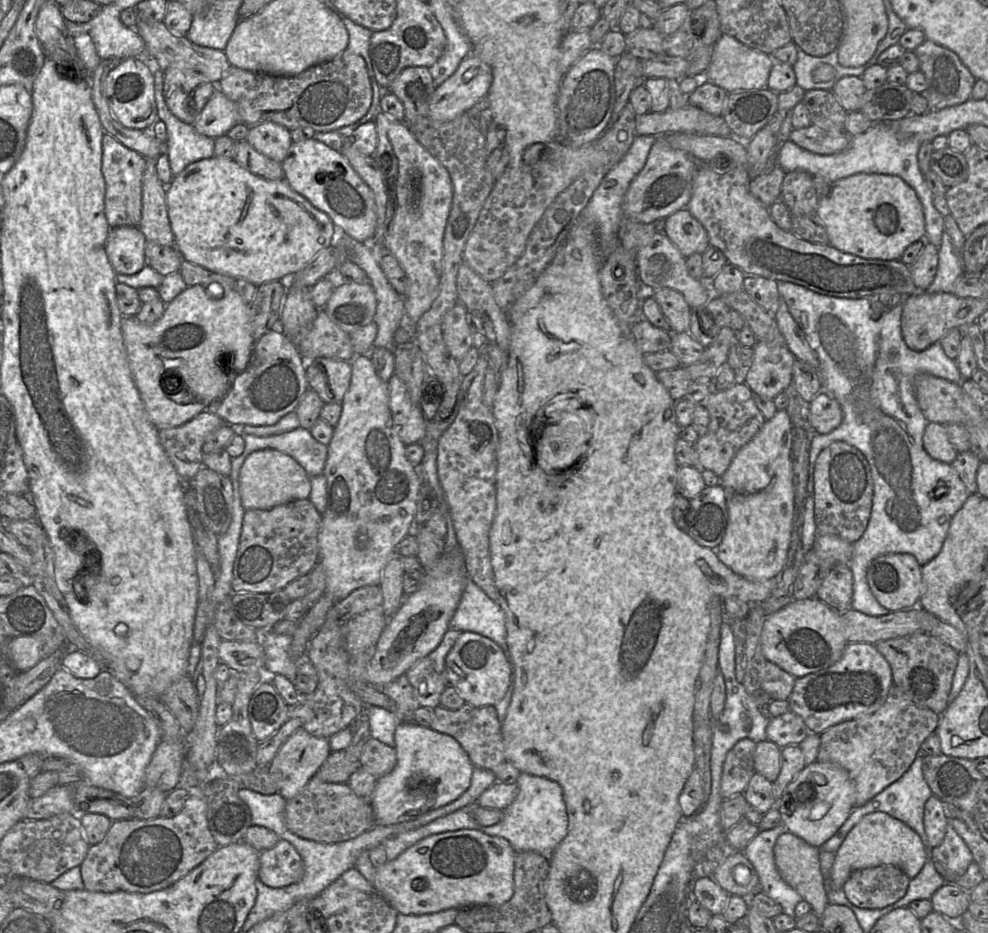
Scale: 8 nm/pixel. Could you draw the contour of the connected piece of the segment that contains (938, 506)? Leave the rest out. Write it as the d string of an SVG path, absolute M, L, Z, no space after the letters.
M780 281L778 291L788 311L804 332L808 344L817 354L818 373L823 391L839 402L843 412L843 420L837 428L826 434L817 434L812 439L808 480L810 469L814 470L821 451L836 441L844 441L856 447L871 467L871 514L864 533L852 544L852 556L849 561L853 576L851 608L869 616L882 616L890 612L879 604L868 585L867 570L871 561L884 554L907 553L913 555L918 563L924 566L941 551L953 516L970 495L952 464L933 459L923 447L923 435L929 421L916 400L914 377L918 373L929 373L956 384L960 384L964 379L956 361L945 354L940 341L923 351L914 351L907 346L901 331L905 301L884 314L878 314L872 310L870 299L867 298L831 297L794 283Z

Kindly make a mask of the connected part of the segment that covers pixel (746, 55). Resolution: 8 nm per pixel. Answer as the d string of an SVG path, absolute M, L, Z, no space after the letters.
M722 34L714 45L709 66L701 80L717 85L728 93L768 89L767 82L773 63L771 55L754 50L734 37Z

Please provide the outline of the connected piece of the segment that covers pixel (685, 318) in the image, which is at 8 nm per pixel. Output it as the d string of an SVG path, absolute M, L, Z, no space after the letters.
M662 288L654 291L653 297L668 321L672 334L689 331L691 308L681 293Z

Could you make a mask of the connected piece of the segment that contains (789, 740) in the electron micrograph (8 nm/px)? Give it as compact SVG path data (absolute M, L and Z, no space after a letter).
M791 710L770 719L766 729L767 740L780 748L799 745L810 734L808 727L800 716Z

